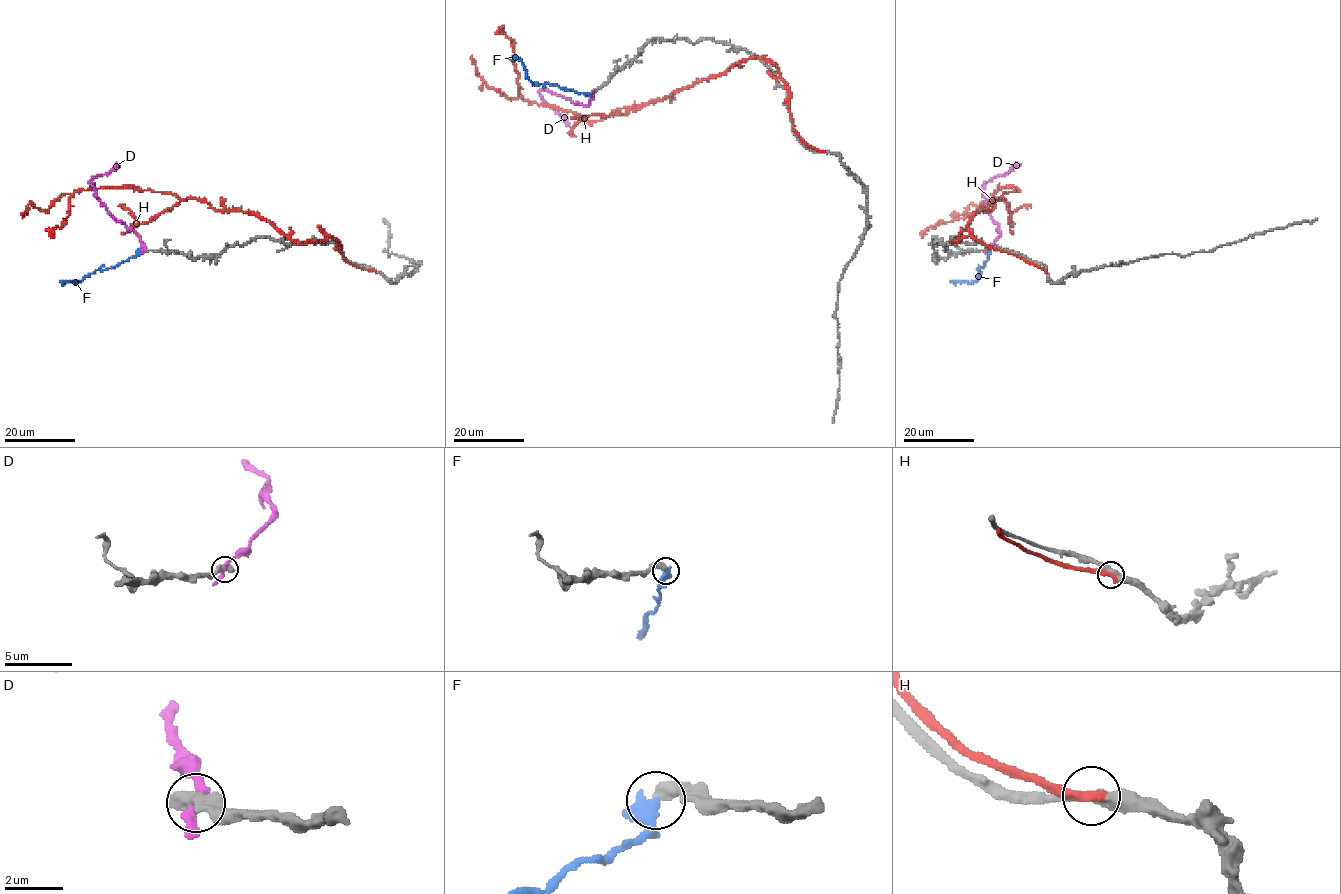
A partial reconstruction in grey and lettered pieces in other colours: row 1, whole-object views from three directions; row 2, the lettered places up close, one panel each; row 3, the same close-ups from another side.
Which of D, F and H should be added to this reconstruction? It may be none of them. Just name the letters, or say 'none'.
none

